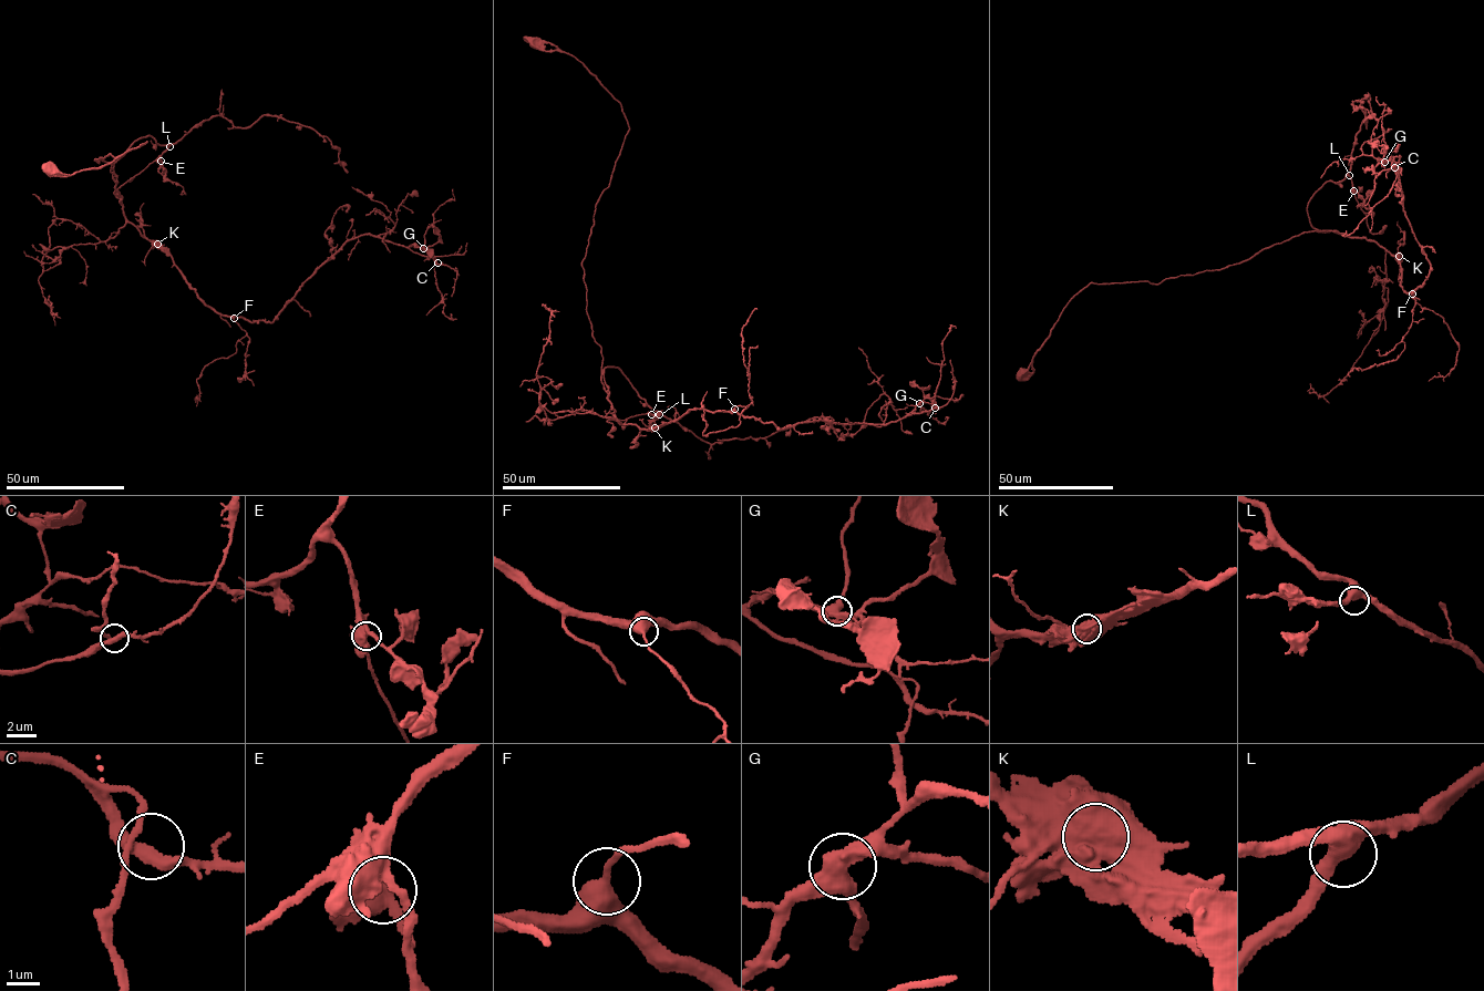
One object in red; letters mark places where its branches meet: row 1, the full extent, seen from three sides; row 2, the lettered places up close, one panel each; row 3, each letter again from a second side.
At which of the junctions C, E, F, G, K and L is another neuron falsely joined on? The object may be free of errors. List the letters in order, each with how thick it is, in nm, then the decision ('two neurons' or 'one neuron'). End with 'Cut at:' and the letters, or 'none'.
C: 360 nm thick; one neuron
E: 480 nm thick; one neuron
F: 480 nm thick; one neuron
G: 480 nm thick; one neuron
K: 1300 nm thick; one neuron
L: 480 nm thick; one neuron
Cut at: none

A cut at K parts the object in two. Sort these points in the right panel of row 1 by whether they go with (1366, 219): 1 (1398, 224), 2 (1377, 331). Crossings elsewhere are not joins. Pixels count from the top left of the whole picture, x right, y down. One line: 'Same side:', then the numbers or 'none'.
Same side: 1

